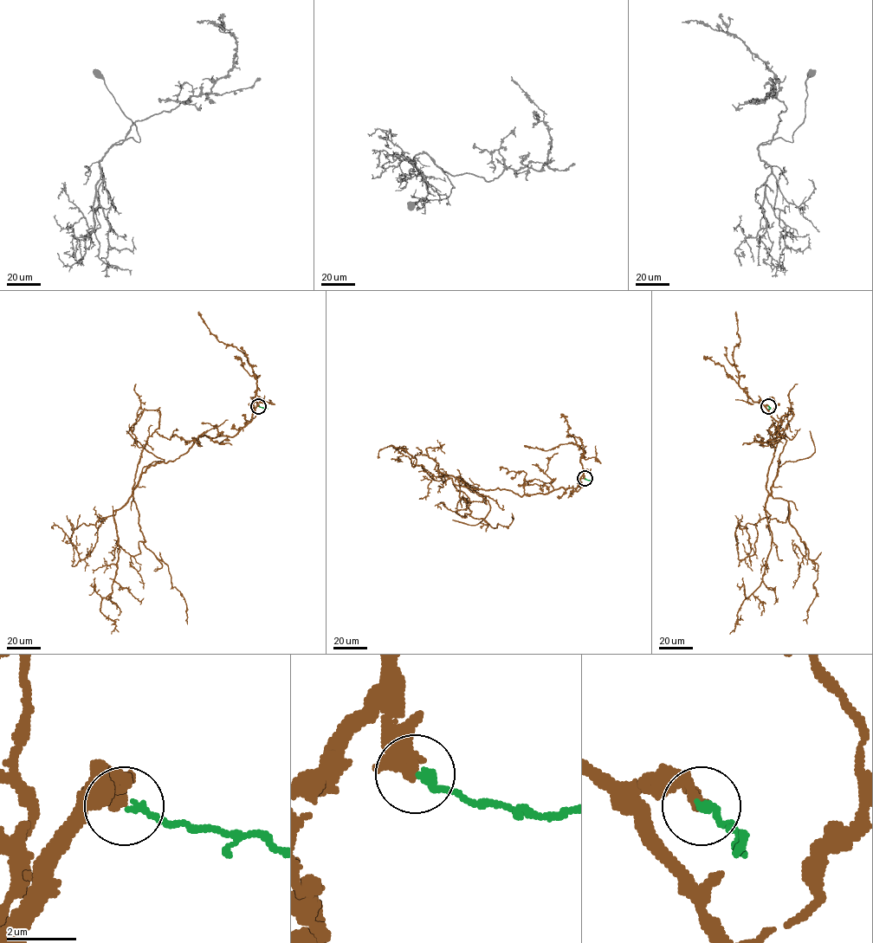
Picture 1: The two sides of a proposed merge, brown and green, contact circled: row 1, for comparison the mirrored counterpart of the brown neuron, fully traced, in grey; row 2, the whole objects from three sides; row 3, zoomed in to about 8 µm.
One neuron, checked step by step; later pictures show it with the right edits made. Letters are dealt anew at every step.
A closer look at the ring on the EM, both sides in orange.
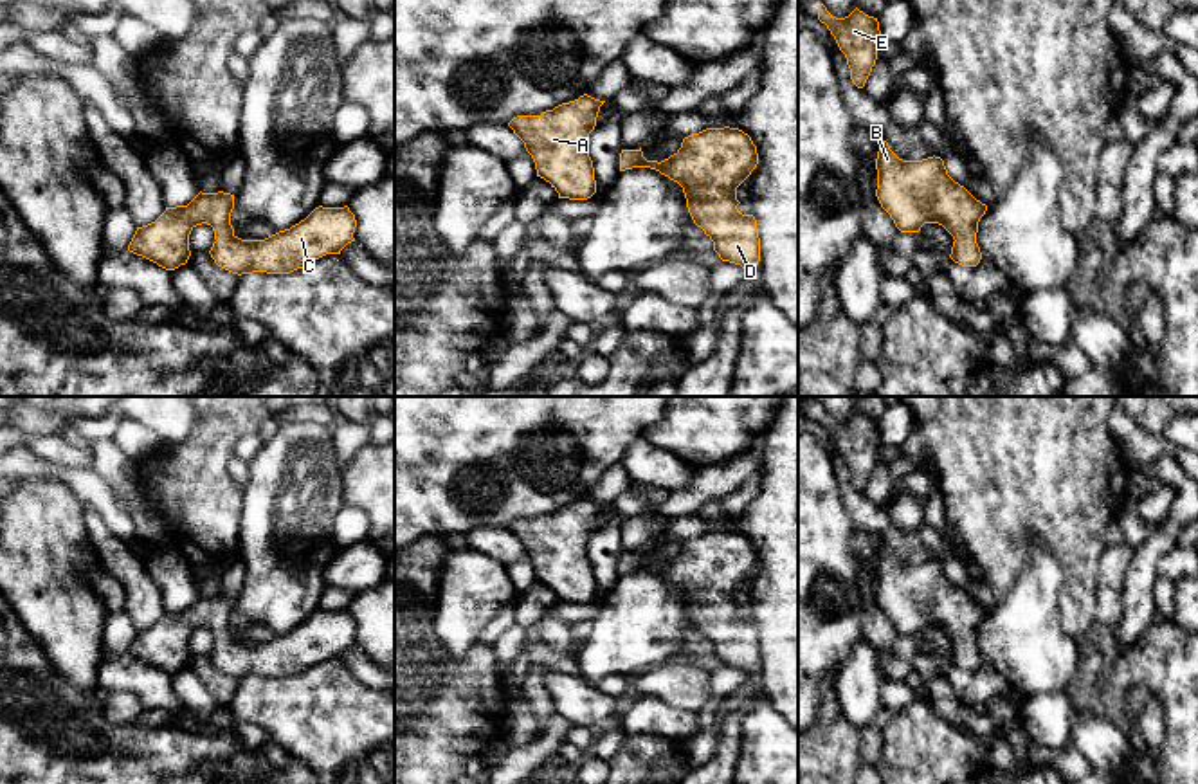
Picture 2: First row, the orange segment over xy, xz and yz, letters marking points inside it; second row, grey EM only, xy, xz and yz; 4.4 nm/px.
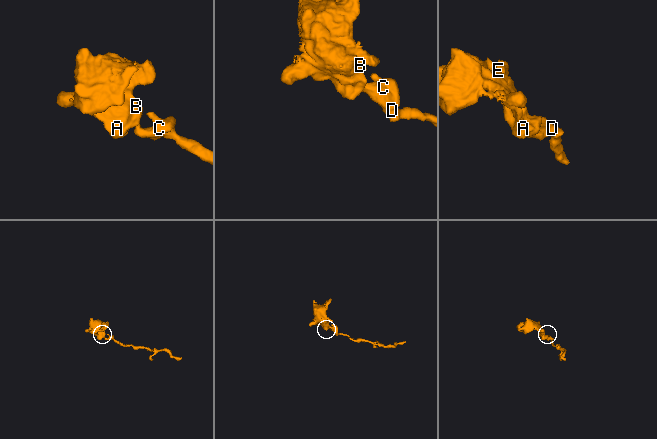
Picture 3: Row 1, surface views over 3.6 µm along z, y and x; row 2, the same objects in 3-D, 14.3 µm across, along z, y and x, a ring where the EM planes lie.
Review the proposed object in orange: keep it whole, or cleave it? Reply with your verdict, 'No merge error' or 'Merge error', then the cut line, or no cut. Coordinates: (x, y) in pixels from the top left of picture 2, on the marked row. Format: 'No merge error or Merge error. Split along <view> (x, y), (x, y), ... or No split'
No merge error. No split

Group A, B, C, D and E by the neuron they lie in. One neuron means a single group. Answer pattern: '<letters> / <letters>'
A B C D E

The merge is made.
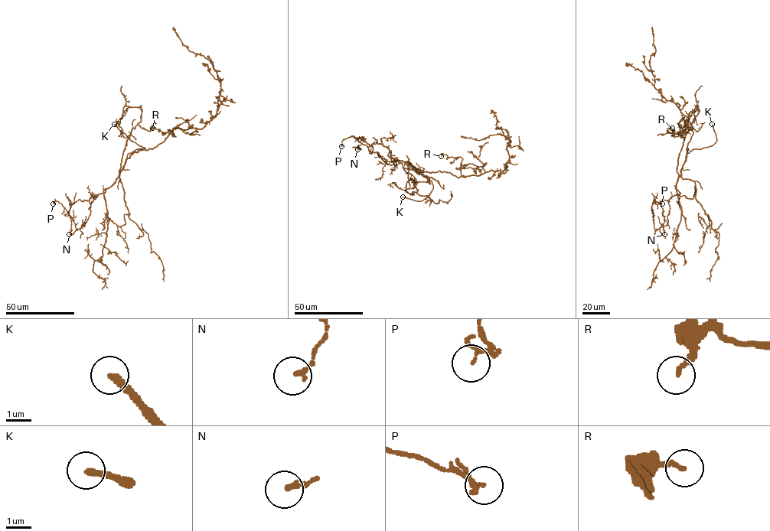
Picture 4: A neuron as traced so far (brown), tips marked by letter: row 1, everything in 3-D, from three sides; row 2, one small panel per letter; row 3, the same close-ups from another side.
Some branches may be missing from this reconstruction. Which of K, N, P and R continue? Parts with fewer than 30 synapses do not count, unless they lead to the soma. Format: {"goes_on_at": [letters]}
{"goes_on_at": ["K"]}

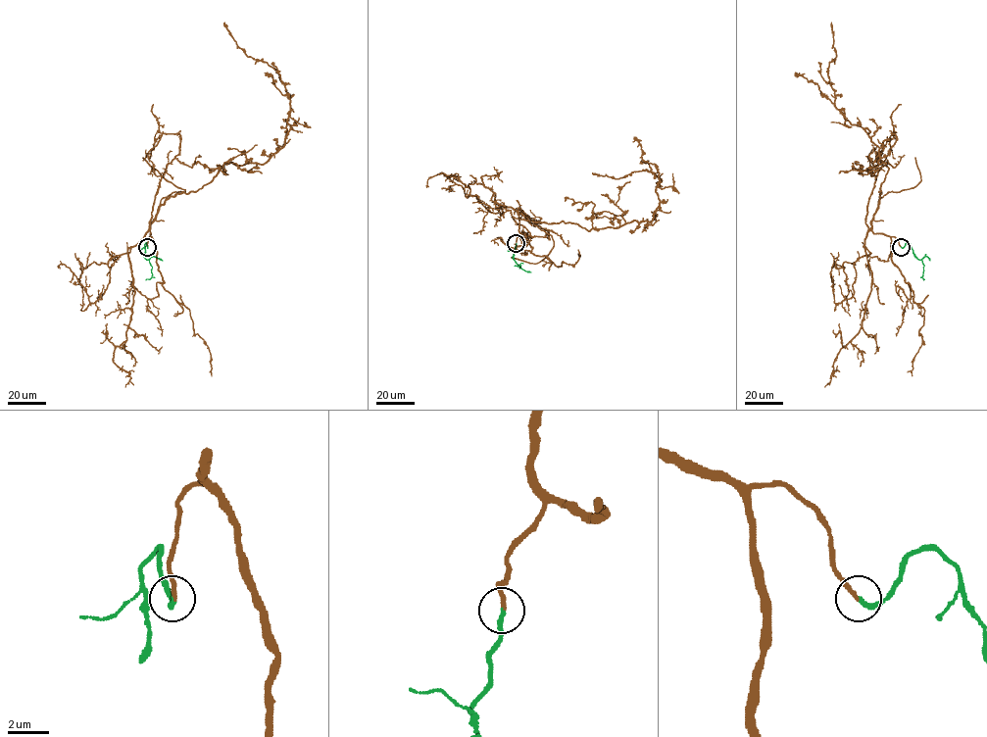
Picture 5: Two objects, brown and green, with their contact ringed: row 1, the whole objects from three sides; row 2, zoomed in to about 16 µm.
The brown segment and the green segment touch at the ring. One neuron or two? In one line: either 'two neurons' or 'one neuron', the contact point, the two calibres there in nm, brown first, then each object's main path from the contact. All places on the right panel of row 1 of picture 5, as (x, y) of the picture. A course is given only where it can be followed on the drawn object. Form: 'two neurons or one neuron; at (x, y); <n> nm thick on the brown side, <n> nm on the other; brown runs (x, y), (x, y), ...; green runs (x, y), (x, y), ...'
one neuron; at (901, 247); 200 nm thick on the brown side, 240 nm on the other; brown runs (901, 247), (871, 229), (888, 168), (835, 105), (831, 22); green runs (901, 247), (909, 243), (912, 253), (922, 261), (923, 279)

